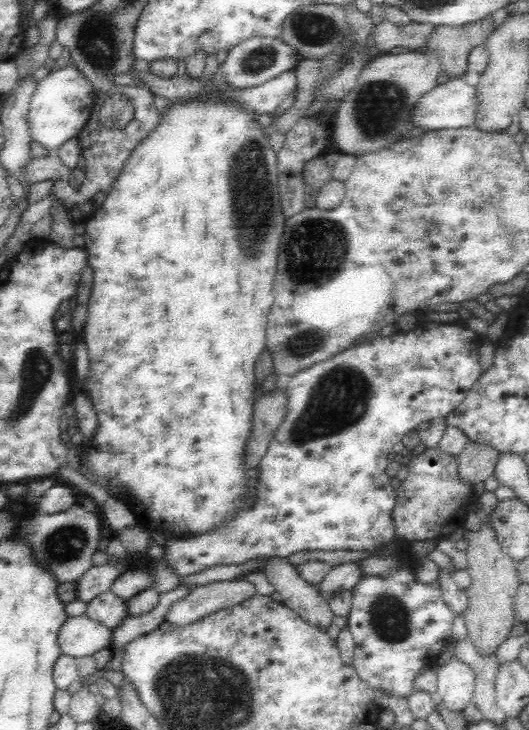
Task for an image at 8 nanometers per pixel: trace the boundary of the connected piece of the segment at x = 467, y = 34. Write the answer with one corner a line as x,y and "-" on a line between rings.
491,14
480,20
475,20
462,26
433,25
426,46
428,50
438,51
440,53
442,71
447,72
451,78
458,75
464,75
467,72
467,58
470,51
475,46
484,44
486,37
492,32
494,27
494,18

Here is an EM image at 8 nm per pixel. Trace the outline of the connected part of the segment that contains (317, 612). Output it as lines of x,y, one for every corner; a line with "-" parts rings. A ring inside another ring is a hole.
270,558
273,561
259,570
280,593
281,603
295,610
306,622
326,630
333,615
328,599
318,591
318,587
304,580
287,558

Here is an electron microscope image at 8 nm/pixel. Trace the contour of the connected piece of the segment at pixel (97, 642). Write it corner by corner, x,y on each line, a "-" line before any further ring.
82,614
63,622
57,634
57,643
62,655
80,658
110,647
112,633
98,621
94,622

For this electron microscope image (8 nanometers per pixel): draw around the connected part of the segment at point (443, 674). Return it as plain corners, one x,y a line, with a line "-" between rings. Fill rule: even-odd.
449,654
448,662
439,664
437,693
451,712
463,712
472,702
476,688
473,670

